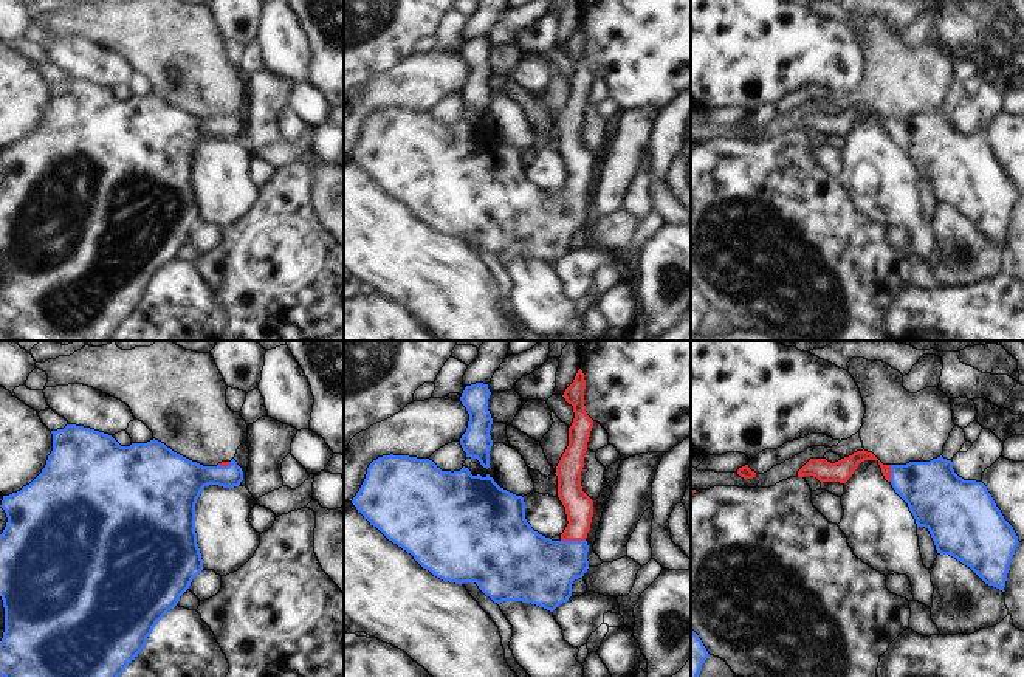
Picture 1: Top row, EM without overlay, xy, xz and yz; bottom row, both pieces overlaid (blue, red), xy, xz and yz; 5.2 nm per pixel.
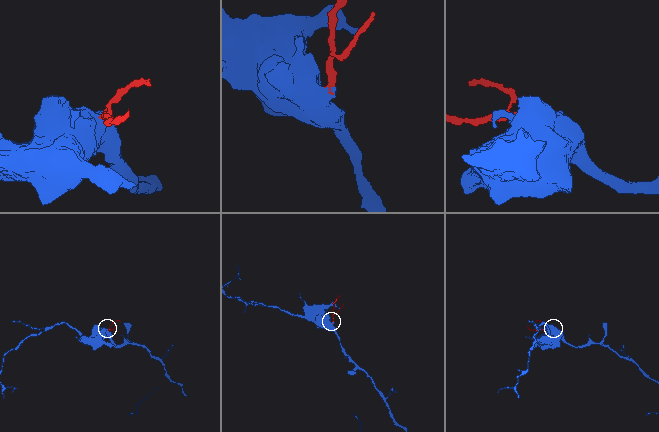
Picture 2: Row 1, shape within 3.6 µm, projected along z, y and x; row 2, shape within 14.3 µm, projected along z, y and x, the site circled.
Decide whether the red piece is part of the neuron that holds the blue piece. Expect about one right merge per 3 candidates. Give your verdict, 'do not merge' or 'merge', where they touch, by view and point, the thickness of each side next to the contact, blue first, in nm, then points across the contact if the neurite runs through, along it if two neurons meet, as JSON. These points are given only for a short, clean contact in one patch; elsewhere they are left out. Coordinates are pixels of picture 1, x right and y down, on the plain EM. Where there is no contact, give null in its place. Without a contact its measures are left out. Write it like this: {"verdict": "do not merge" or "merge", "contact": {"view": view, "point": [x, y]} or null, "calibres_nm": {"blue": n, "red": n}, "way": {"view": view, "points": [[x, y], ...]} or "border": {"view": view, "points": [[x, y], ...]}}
{"verdict": "merge", "contact": {"view": "xz", "point": [573, 194]}, "calibres_nm": {"blue": 360, "red": 140}, "way": {"view": "xz", "points": [[535, 222], [549, 219], [573, 194], [578, 180], [578, 158]]}}

